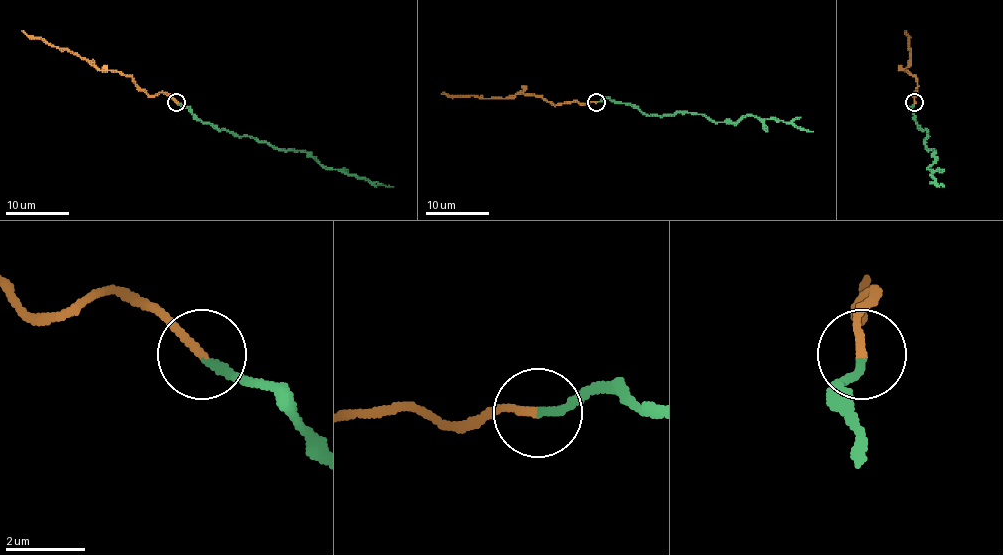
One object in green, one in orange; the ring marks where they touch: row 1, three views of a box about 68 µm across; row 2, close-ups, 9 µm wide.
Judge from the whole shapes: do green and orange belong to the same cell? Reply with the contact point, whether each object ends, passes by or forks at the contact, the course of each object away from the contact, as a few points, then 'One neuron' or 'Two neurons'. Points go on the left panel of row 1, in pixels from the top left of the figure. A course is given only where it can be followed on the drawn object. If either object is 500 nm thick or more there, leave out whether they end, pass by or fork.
Place: (176, 102). At the ring green ends. At the ring orange ends. Course of green: (176, 103), (200, 120), (230, 133), (285, 150), (305, 150), (326, 168), (393, 186). Course of orange: (176, 101), (162, 92), (148, 95), (121, 71), (97, 70), (74, 53), (28, 37), (22, 31). Two neurons

